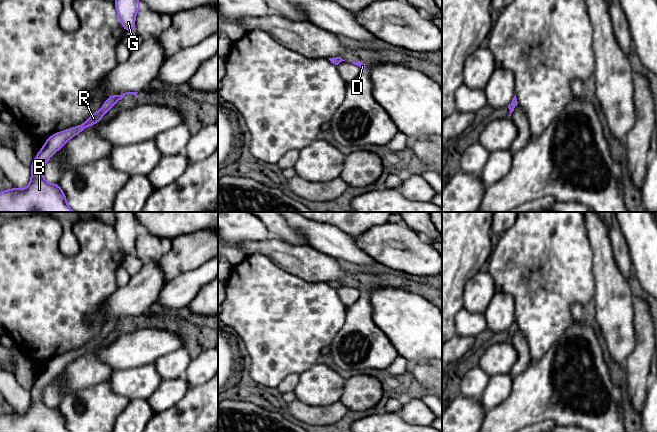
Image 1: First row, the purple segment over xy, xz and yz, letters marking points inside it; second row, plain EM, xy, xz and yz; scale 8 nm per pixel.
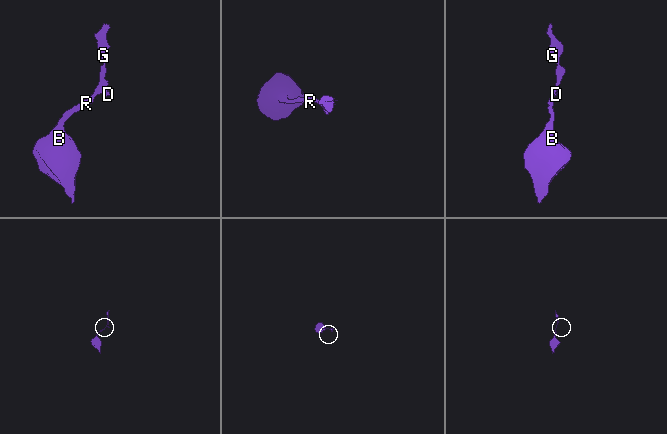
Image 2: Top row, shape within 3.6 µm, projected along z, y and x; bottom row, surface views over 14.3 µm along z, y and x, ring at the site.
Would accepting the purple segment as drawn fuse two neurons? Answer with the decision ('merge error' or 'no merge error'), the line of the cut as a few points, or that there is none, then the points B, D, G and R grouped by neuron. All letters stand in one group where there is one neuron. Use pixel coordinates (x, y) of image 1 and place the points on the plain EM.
no merge error; cut none; groups B D G R

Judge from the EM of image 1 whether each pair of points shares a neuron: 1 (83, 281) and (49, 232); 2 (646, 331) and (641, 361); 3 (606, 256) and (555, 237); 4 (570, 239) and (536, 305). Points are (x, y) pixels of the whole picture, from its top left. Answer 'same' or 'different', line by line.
1: same
2: same
3: different
4: same

